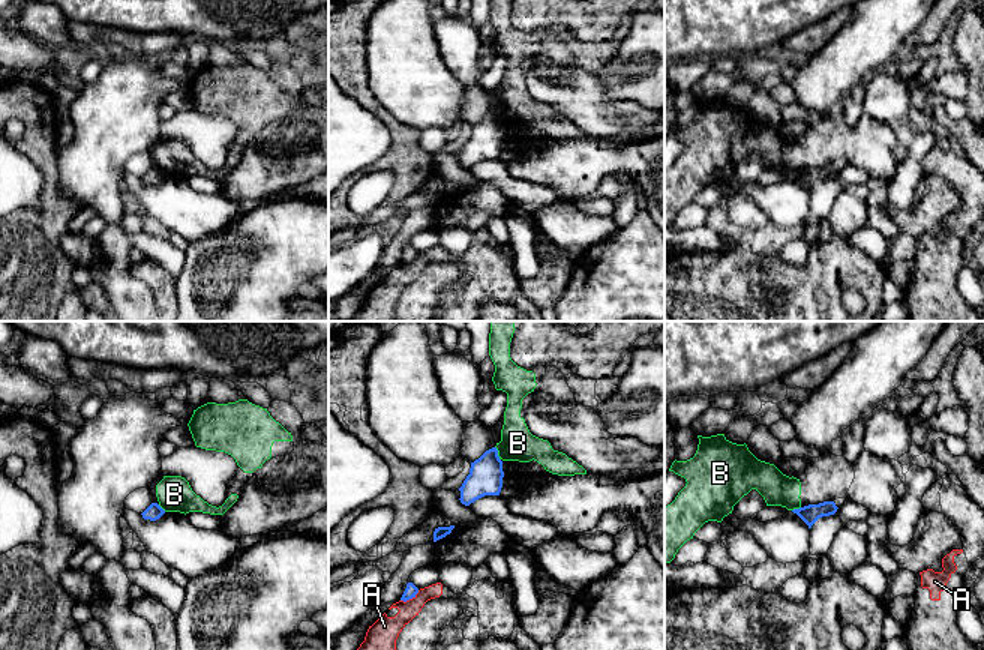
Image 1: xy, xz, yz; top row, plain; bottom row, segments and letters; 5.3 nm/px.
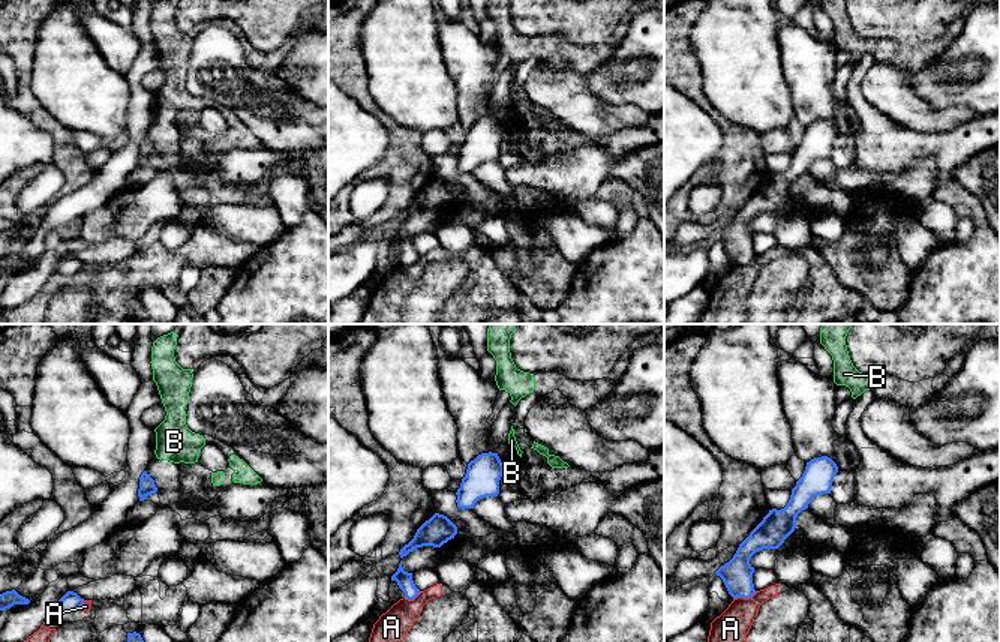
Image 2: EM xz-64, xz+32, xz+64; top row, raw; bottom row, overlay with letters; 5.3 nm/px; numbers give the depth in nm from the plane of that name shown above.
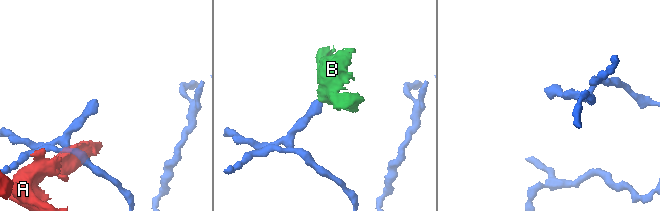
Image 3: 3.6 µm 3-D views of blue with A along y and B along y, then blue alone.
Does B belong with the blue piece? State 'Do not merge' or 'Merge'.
Do not merge

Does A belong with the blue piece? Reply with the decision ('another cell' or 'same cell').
another cell

